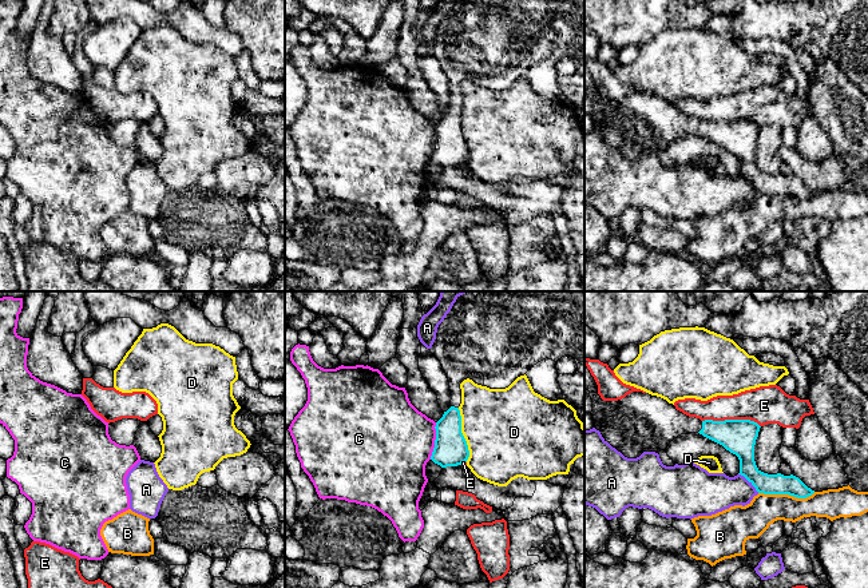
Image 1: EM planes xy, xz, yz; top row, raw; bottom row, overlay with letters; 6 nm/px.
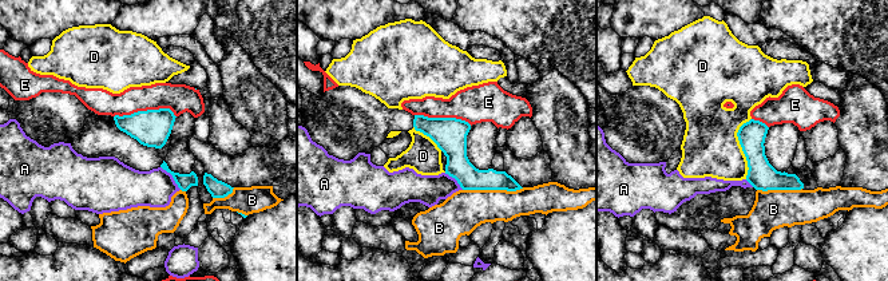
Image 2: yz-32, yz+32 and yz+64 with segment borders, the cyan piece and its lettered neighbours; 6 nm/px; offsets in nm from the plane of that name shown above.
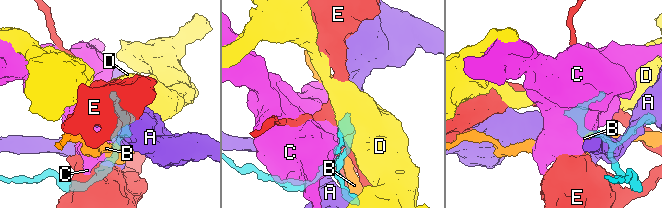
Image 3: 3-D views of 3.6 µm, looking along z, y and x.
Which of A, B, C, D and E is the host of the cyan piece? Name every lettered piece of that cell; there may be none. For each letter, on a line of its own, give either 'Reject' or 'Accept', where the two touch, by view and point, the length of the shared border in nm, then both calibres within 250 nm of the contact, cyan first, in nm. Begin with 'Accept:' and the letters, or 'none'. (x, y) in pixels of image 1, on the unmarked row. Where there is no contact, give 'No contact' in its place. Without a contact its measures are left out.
Accept: none
A: Reject. Touches cyan at yz (749, 182). Shared border 170 nm. Thickness 170 nm (cyan) against 240 nm
B: Reject. Touches cyan at yz (787, 194). Shared border 340 nm. Thickness 130 nm (cyan) against 190 nm
C: Reject. Touches cyan at xz (435, 142). Shared border 220 nm. Thickness 200 nm (cyan) against 480 nm
D: Reject. Touches cyan at xz (462, 135). Shared border 340 nm. Thickness 200 nm (cyan) against 460 nm
E: Reject. Touches cyan at yz (732, 120). Shared border 360 nm. Thickness 200 nm (cyan) against 220 nm

